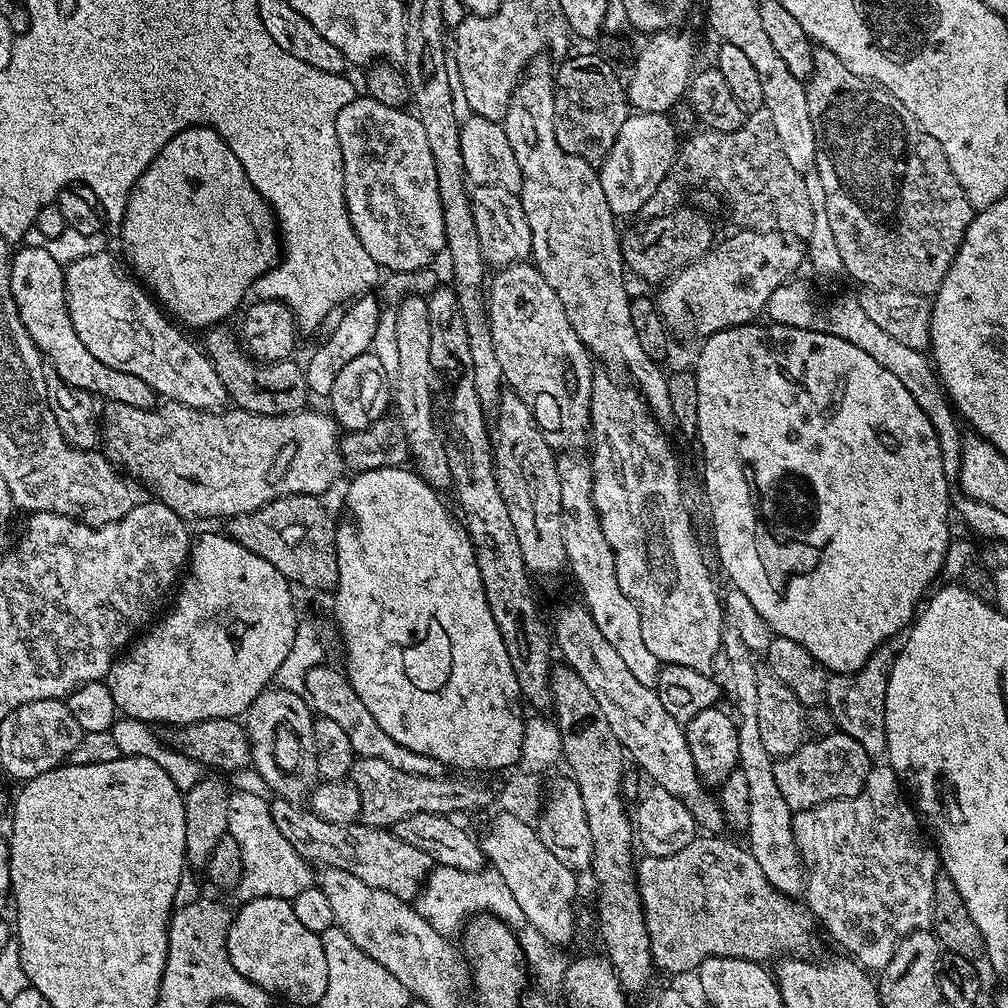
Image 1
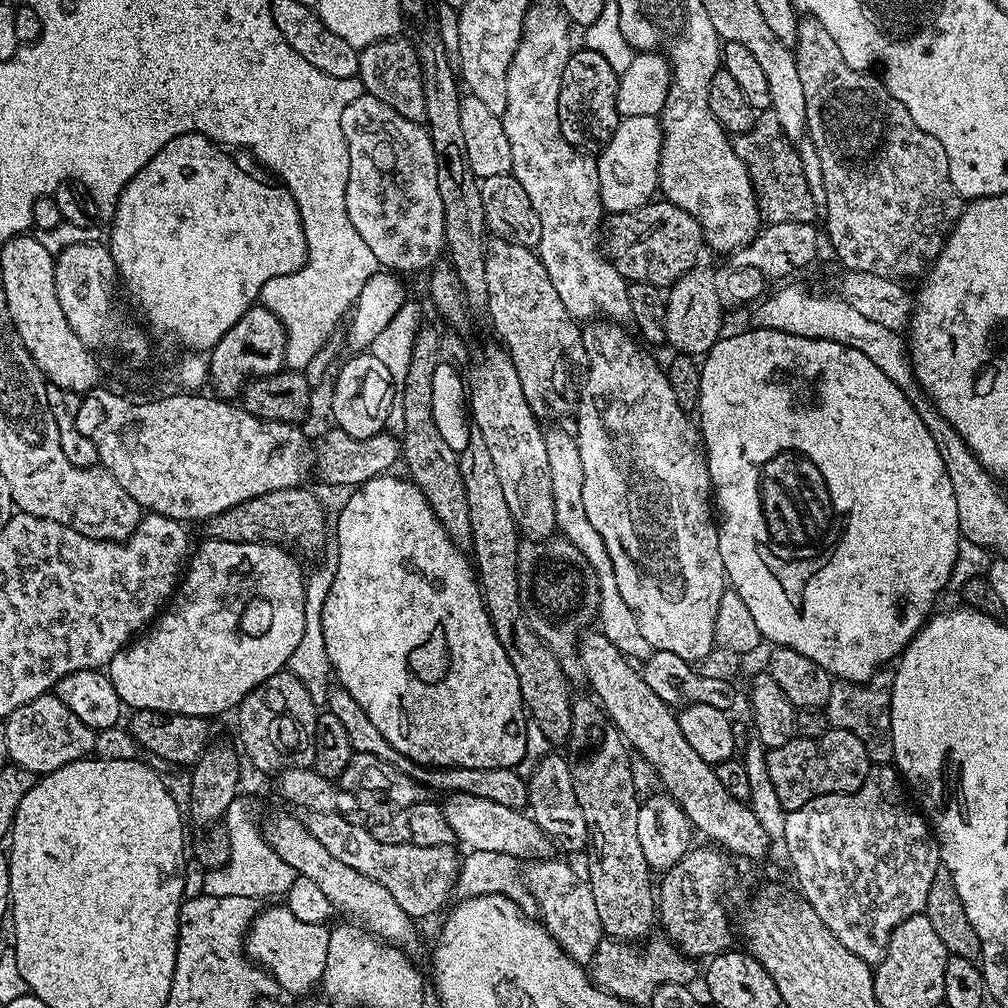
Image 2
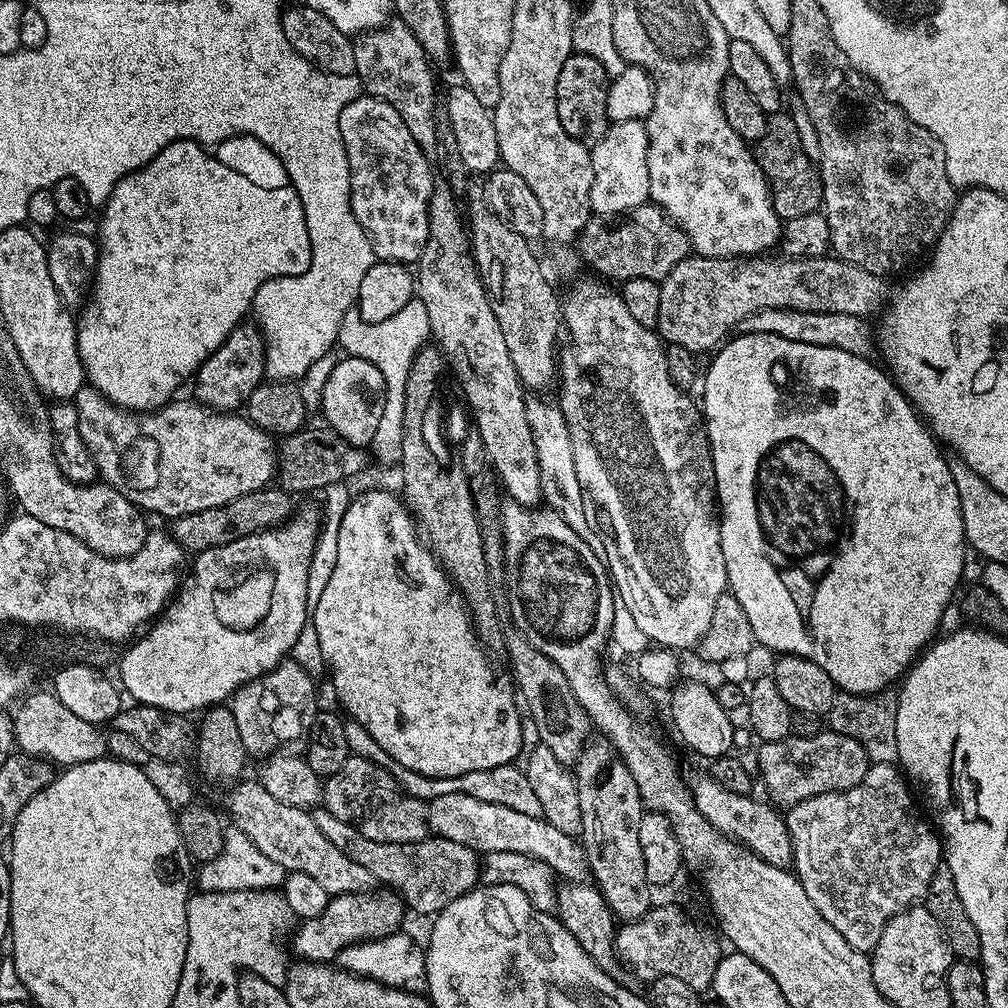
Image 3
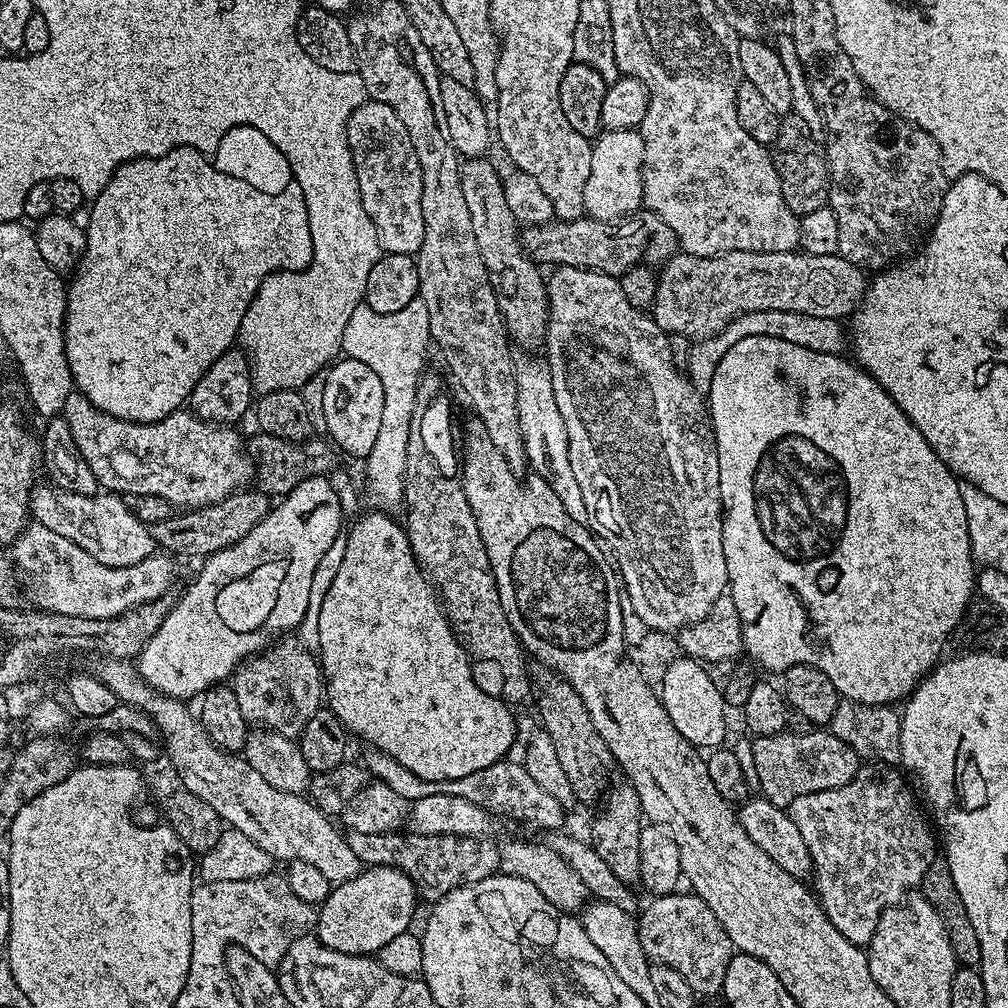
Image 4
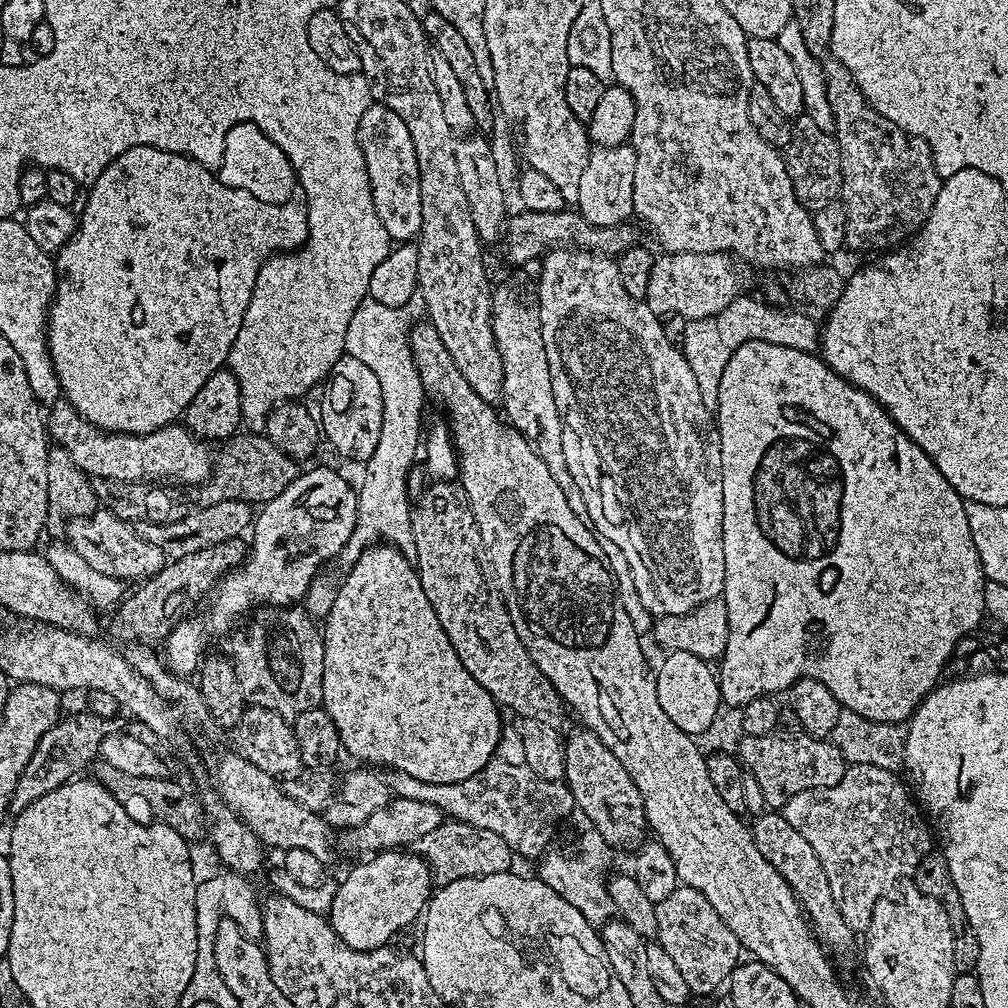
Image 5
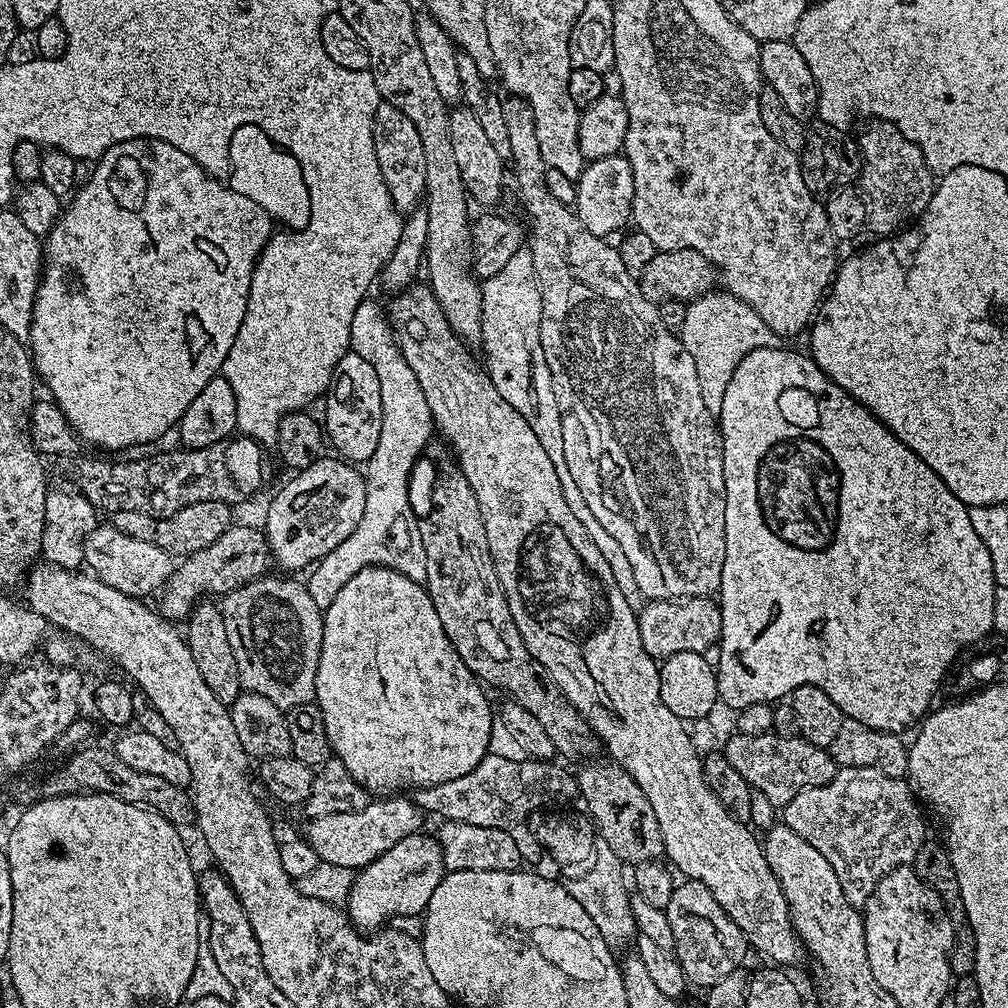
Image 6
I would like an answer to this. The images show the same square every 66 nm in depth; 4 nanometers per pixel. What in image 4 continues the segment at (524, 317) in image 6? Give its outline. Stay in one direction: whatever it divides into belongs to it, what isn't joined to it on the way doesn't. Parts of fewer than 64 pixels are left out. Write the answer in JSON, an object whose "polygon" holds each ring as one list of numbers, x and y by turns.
{"polygon":[[524,360,516,364,516,389,518,390,518,418,522,426,524,454,531,471,541,476,558,494,566,514,574,522,589,523,586,502,582,498,582,486,570,470,570,450,566,438,566,416,560,413,560,404,556,401,556,384,552,381,552,368,544,360]]}

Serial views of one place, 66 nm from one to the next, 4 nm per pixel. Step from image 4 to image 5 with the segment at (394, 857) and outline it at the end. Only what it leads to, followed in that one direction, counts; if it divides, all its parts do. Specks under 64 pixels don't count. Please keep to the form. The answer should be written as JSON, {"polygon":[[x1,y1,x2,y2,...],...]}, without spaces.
{"polygon":[[449,819,436,830,426,834,414,845,415,851,423,856,432,871,432,879,437,885,449,884,458,878,485,876,486,874,502,874,513,867,514,854,510,846,494,830,475,828,460,820]]}

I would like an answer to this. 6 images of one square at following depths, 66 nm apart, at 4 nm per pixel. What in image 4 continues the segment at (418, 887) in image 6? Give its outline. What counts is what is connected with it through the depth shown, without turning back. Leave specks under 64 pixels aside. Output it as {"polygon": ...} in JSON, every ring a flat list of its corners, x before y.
{"polygon":[[376,865,363,869,352,879,335,885,319,907,315,933,326,947,352,956,378,954,400,934,413,927,418,893,416,884,394,867]]}

